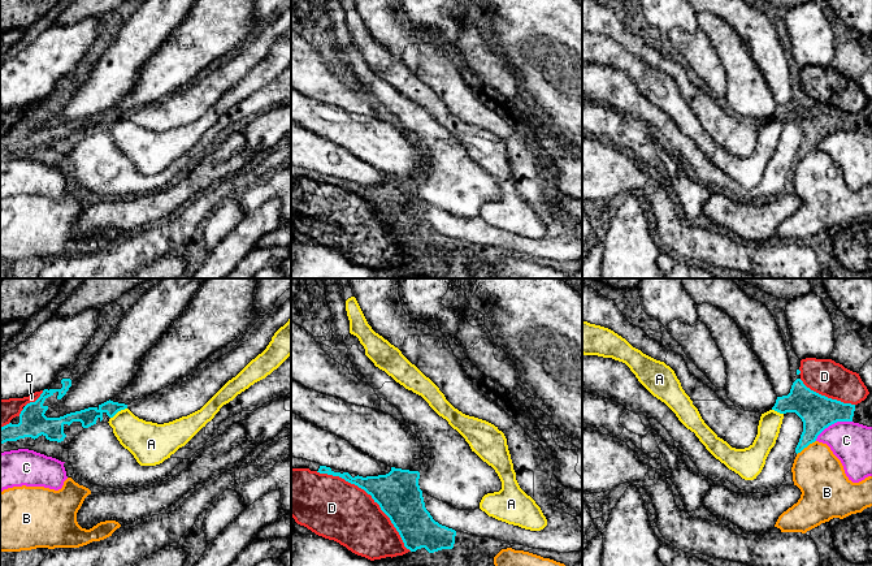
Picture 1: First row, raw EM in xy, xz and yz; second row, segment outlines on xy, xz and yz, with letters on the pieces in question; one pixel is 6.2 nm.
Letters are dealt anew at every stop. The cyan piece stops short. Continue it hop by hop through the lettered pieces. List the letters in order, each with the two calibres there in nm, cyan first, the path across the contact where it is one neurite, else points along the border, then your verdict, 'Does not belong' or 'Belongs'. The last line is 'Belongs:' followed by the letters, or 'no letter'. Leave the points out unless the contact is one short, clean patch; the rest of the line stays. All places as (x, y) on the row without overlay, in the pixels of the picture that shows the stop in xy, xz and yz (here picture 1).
A: Thickness 110 nm (cyan) against 240 nm. Boundary: xy (126, 116), (111, 126). Does not belong
B: Thickness 220 nm (cyan) against 300 nm. Does not belong
C: Thickness 220 nm (cyan) against 260 nm. Does not belong
D: Thickness 280 nm (cyan) against 380 nm. Does not belong
Belongs: no letter

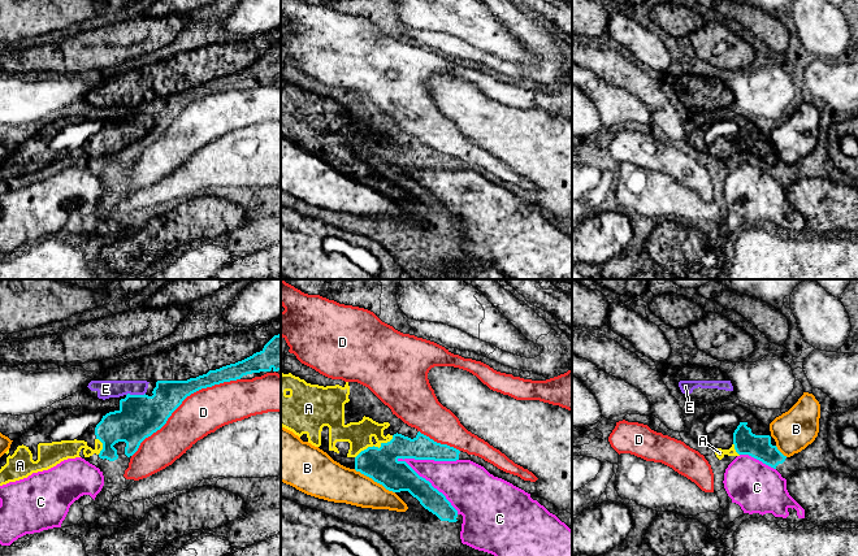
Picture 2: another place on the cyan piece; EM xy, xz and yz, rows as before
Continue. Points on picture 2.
A: Thickness 220 nm (cyan) against 160 nm. Path across: xz (381, 173), (375, 166), (375, 156), (359, 143). Belongs
B: Thickness 220 nm (cyan) against 240 nm. Does not belong
C: Thickness 190 nm (cyan) against 300 nm. Does not belong
D: Thickness 240 nm (cyan) against 280 nm. Does not belong
E: Thickness 260 nm (cyan) against 110 nm. Boundary: xy (144, 101), (126, 104). Does not belong
Belongs: A

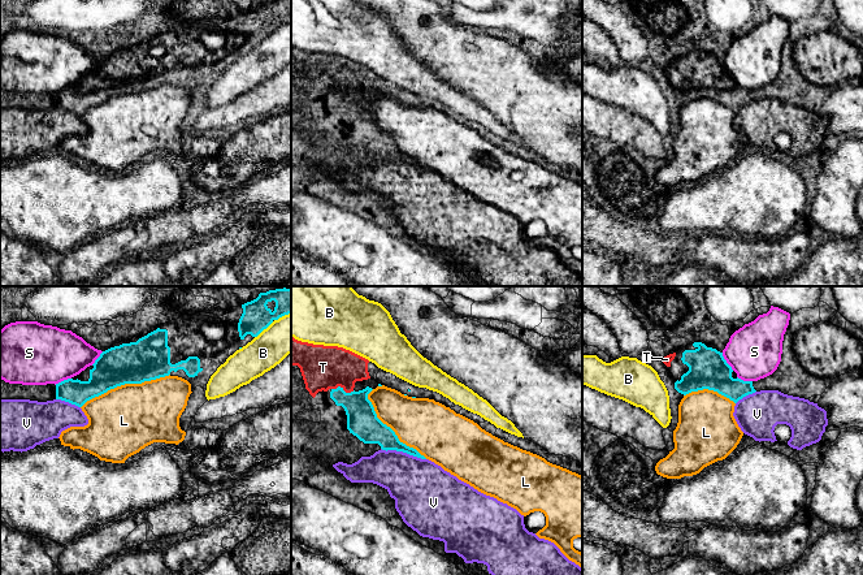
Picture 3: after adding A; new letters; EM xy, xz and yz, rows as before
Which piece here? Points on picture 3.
B: Thickness 180 nm (cyan) against 240 nm. Does not belong
L: Thickness 260 nm (cyan) against 420 nm. Does not belong
S: Thickness 240 nm (cyan) against 340 nm. Does not belong
T: Thickness 190 nm (cyan) against 280 nm. Path across: xz (361, 128), (359, 117), (342, 98), (322, 76). Belongs
V: Thickness 170 nm (cyan) against 360 nm. Does not belong
Belongs: T

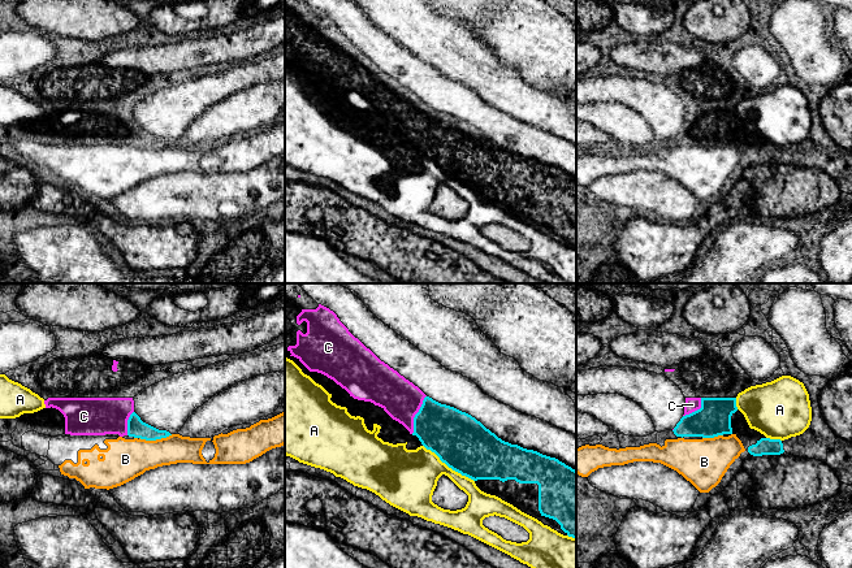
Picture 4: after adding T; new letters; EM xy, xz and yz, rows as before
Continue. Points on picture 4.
A: Thickness 340 nm (cyan) against 340 nm. Does not belong
B: Thickness 110 nm (cyan) against 260 nm. Does not belong
C: Thickness 300 nm (cyan) against 240 nm. Path across: xz (448, 141), (415, 124), (401, 108). Belongs
Belongs: C

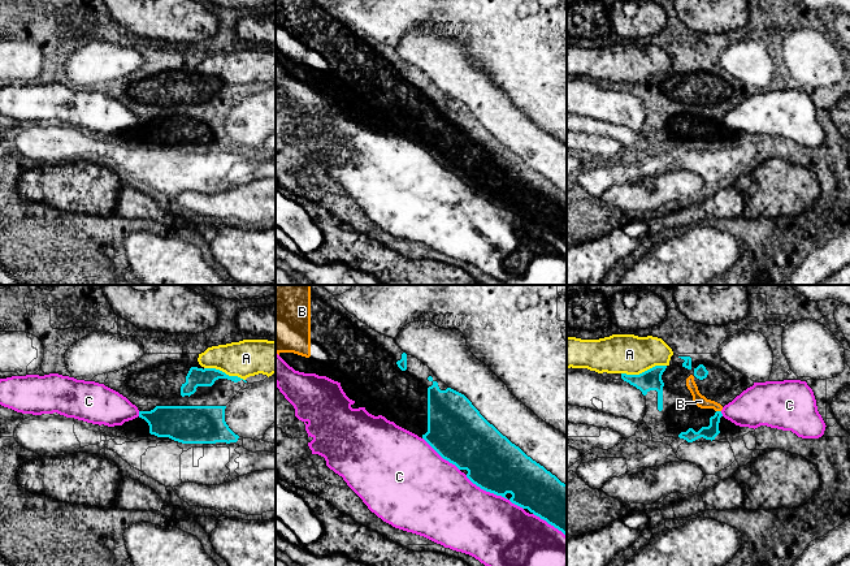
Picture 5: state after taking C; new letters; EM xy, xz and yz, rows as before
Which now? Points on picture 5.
A: Thickness 130 nm (cyan) against 240 nm. Does not belong
B: Thickness 90 nm (cyan) against 80 nm. Belongs
C: Thickness 340 nm (cyan) against 420 nm. Does not belong
Belongs: B

